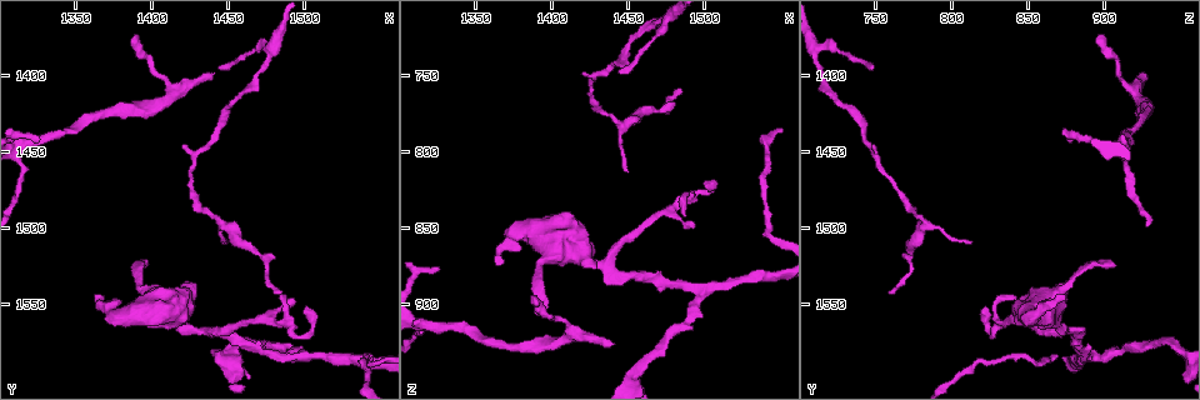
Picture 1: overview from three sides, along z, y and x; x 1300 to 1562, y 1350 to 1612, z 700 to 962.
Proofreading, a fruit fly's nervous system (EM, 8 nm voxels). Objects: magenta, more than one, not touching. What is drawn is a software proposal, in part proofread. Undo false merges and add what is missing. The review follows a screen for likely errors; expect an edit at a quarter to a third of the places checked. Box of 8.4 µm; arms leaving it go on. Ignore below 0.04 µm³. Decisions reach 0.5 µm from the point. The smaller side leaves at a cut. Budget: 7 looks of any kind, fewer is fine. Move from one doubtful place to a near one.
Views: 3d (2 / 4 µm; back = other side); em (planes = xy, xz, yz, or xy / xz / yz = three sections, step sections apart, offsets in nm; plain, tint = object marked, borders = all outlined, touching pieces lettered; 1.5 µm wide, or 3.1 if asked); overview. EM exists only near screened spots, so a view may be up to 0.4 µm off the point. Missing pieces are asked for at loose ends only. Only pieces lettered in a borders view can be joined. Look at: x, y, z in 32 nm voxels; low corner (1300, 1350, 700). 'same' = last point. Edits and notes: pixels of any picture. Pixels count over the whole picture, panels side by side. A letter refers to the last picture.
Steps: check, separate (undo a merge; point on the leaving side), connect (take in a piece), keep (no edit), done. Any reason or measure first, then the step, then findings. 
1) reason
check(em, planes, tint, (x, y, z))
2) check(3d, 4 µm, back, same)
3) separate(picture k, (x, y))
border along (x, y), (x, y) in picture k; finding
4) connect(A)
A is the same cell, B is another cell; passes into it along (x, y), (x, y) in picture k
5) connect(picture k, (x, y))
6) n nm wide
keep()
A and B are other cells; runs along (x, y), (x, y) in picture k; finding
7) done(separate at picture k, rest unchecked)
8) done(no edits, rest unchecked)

branch stops here
check(em, planes, tint, (1482, 1542, 758))

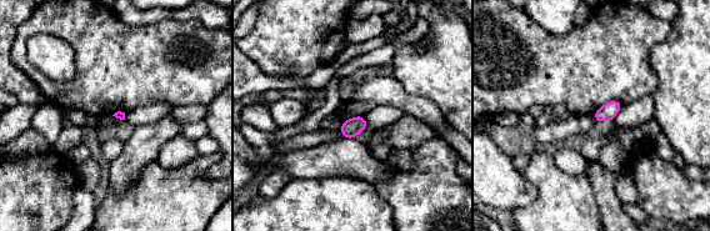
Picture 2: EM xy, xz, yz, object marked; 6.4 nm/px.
what lies round it
check(em, planes, borders, same)

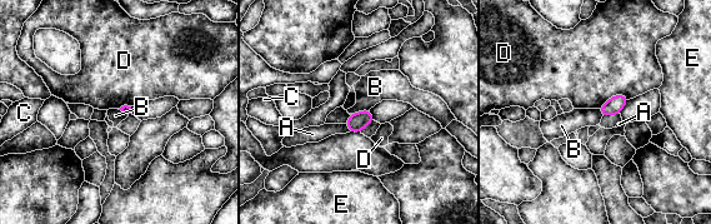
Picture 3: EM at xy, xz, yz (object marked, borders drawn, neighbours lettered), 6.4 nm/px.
keep()
A, B, C, D and E are other cells; border along (369, 109), (353, 114) in picture 3; no lettered piece goes on from it

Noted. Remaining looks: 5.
an open end
check(em, xz, step 4, tint, (1390, 1526, 906))

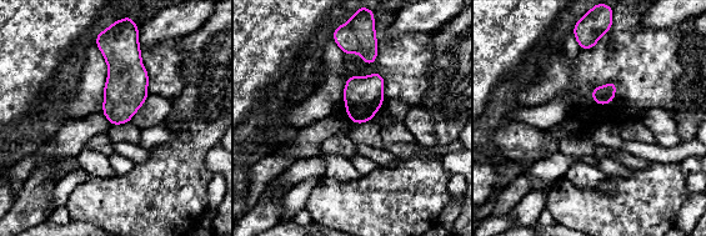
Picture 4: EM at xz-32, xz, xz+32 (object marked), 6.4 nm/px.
check(em, planes, borders, same)

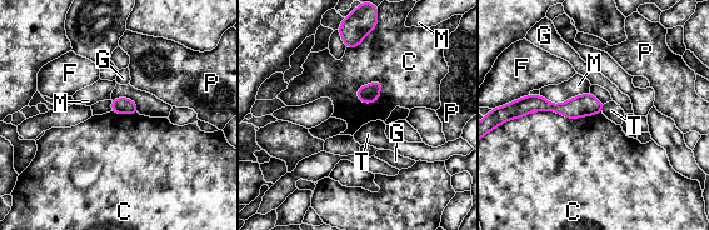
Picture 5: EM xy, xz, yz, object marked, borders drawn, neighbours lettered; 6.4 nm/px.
C touches over 600 nm
keep()
C, F, G, M, P and T are other cells; border along (602, 111), (512, 119) in picture 5; no lettered piece goes on from it

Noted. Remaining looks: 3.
an open end
check(em, yz, step 4, tint, (1440, 1398, 924))

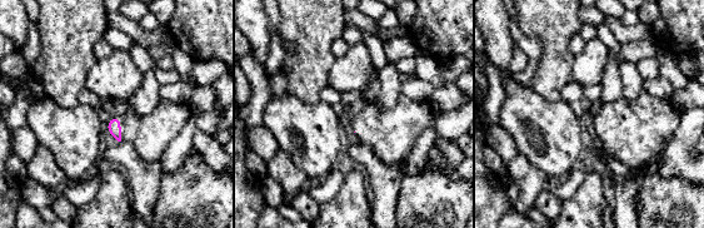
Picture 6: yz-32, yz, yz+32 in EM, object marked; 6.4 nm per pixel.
cut it another way
check(em, planes, borders, same)

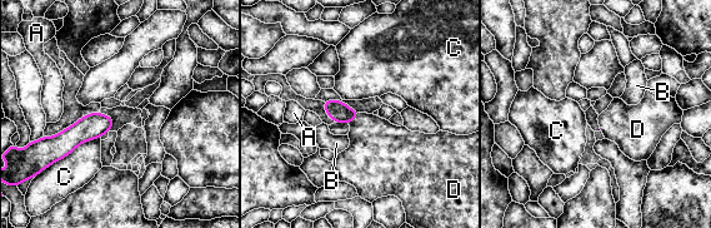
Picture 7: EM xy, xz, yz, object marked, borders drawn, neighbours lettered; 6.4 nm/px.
connect(picture 7, (377, 149))
D is the same cell, A, B and C are other cells; passes into it along (339, 112), (354, 119), (377, 149) in picture 7; it goes on there

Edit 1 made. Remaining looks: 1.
done(connect at picture 7, rest unchecked)

